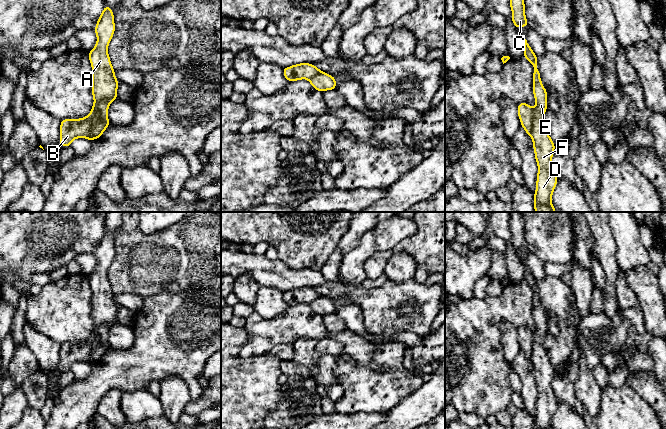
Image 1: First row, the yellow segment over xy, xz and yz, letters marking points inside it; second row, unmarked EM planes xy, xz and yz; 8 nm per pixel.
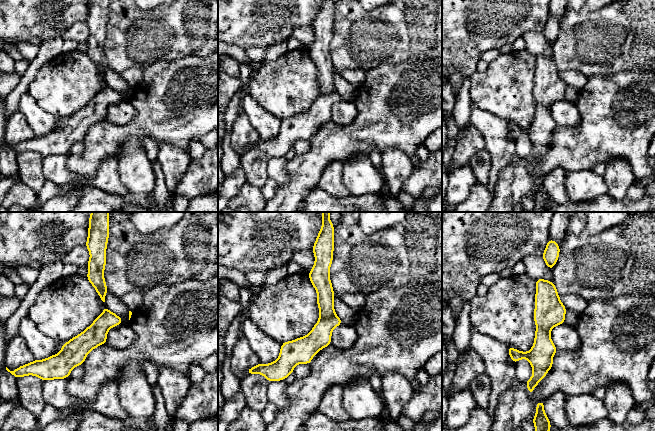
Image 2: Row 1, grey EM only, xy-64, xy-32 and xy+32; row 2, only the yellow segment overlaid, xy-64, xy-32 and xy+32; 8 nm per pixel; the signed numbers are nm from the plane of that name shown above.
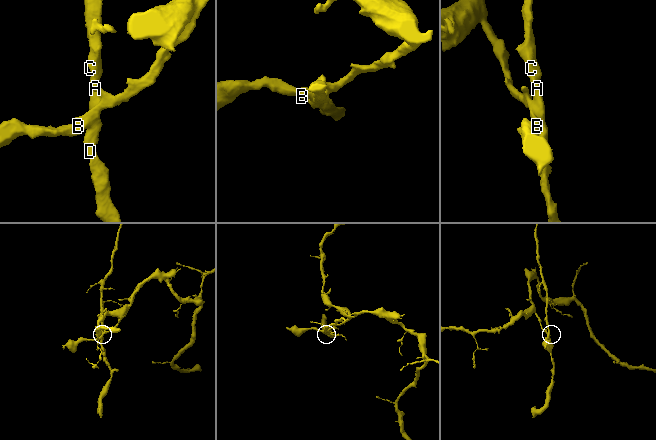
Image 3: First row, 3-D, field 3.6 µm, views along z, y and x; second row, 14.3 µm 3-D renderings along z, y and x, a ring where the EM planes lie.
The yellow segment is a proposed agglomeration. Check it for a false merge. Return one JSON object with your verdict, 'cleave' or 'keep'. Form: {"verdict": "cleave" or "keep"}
{"verdict": "cleave"}

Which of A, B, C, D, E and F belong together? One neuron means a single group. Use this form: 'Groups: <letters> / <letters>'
Groups: A C D E F / B

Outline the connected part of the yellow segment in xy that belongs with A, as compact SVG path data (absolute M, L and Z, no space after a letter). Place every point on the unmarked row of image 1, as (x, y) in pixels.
M105 229L94 255L97 267L88 278L92 289L92 319L95 327L118 321L118 304L107 274L115 255L114 238L110 231Z

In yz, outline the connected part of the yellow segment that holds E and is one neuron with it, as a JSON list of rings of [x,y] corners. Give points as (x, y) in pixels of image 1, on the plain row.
[[[519,257],[524,267],[523,280],[533,289],[533,319],[536,330],[533,335],[534,343],[532,348],[531,362],[535,376],[535,383],[538,388],[536,405],[536,416],[534,417],[534,429],[552,429],[552,418],[557,408],[557,400],[552,388],[552,379],[555,368],[550,362],[543,342],[547,333],[547,314],[543,311],[540,296],[537,291],[537,279],[534,278],[527,264]]]

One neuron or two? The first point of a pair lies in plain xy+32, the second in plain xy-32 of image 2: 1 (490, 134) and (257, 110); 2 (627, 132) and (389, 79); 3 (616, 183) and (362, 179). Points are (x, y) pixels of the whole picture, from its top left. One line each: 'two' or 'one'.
1: one
2: one
3: two

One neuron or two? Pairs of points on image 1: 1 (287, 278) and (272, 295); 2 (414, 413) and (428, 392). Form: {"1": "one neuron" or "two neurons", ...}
{"1": "two neurons", "2": "one neuron"}

